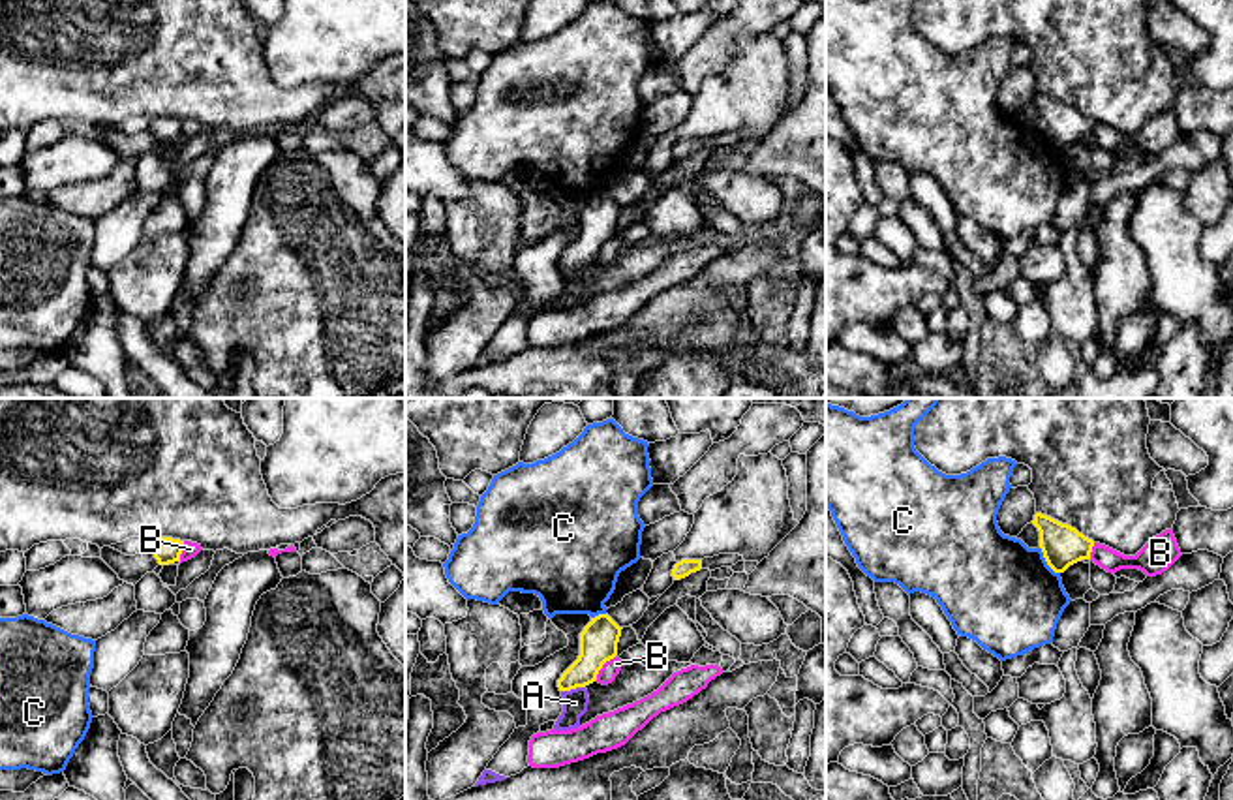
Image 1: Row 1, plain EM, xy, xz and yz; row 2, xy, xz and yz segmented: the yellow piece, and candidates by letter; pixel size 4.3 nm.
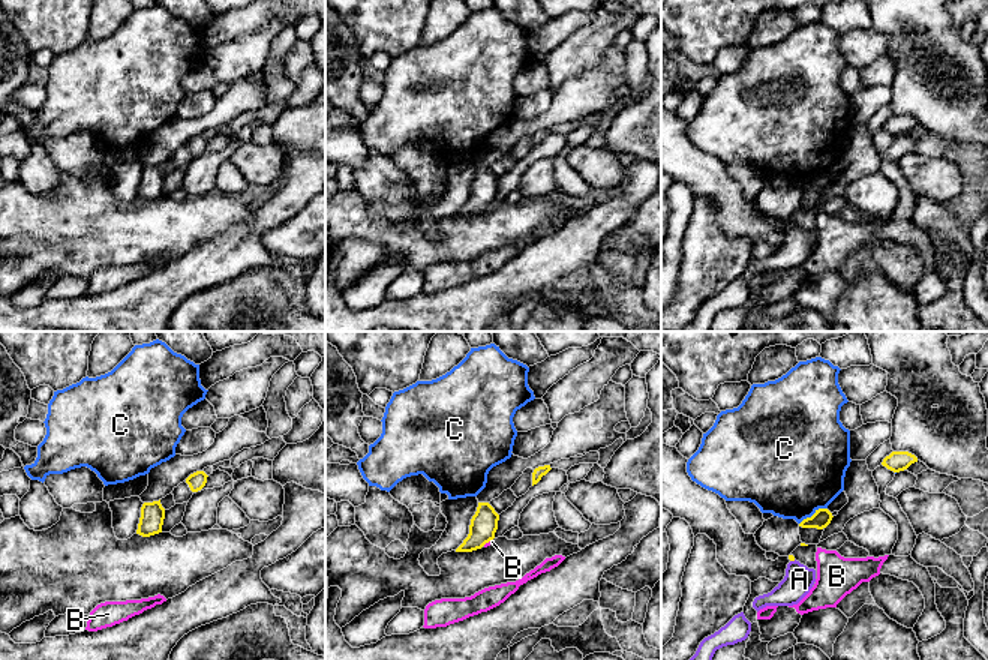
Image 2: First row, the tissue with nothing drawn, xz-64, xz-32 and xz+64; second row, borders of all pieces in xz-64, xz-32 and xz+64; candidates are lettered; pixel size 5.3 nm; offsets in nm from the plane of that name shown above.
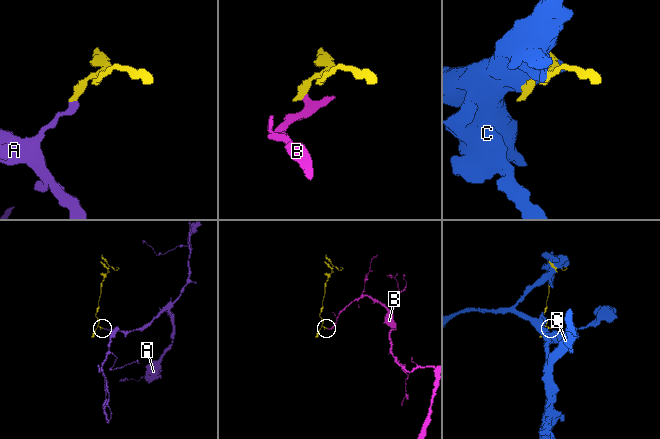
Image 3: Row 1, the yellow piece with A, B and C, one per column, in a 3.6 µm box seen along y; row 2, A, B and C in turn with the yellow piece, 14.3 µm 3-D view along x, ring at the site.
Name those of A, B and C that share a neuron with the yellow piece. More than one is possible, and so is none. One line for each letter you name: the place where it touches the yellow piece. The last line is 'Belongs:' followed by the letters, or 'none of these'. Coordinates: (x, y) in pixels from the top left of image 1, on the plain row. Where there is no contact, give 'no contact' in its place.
A: meets yellow in xz at (573, 267)
Belongs: A

